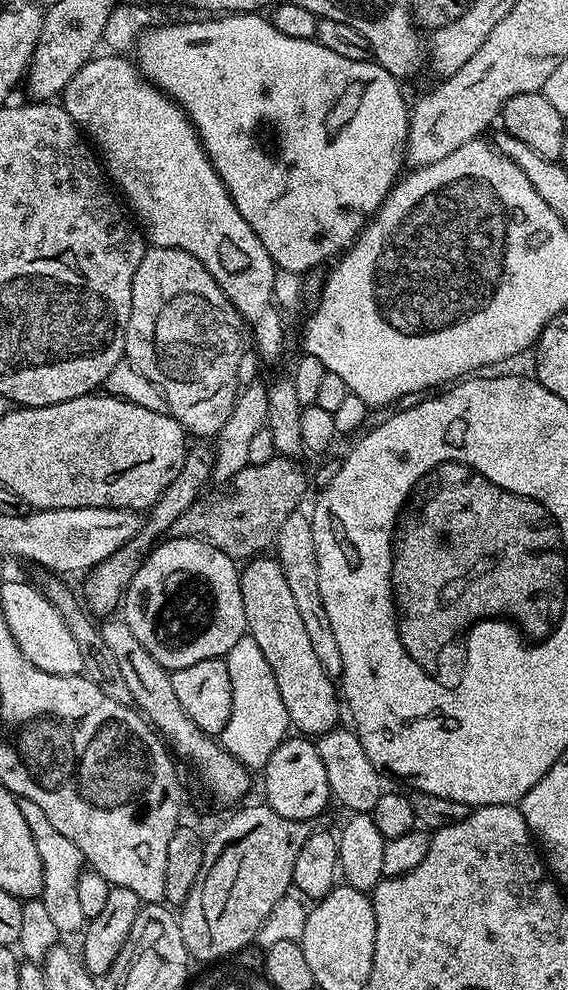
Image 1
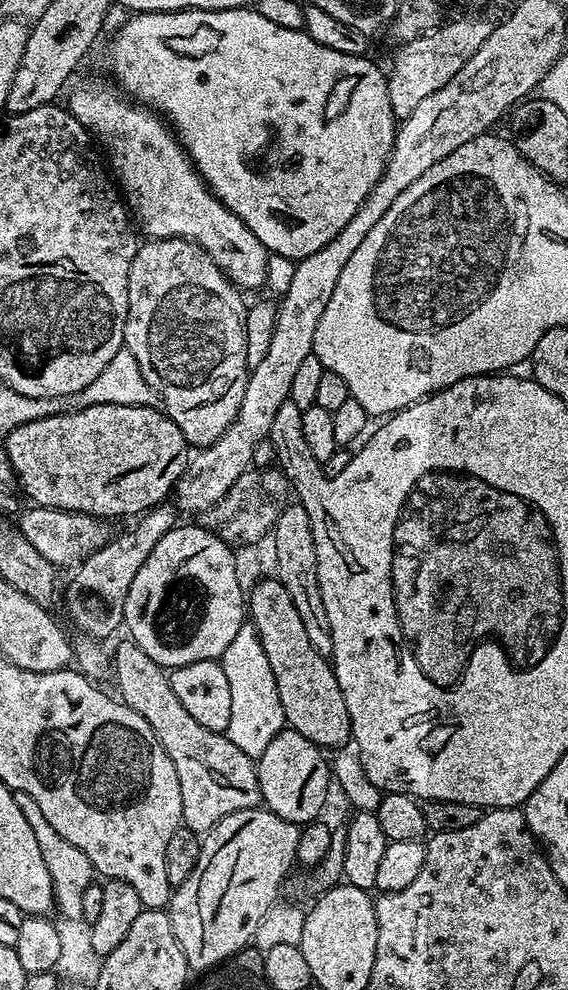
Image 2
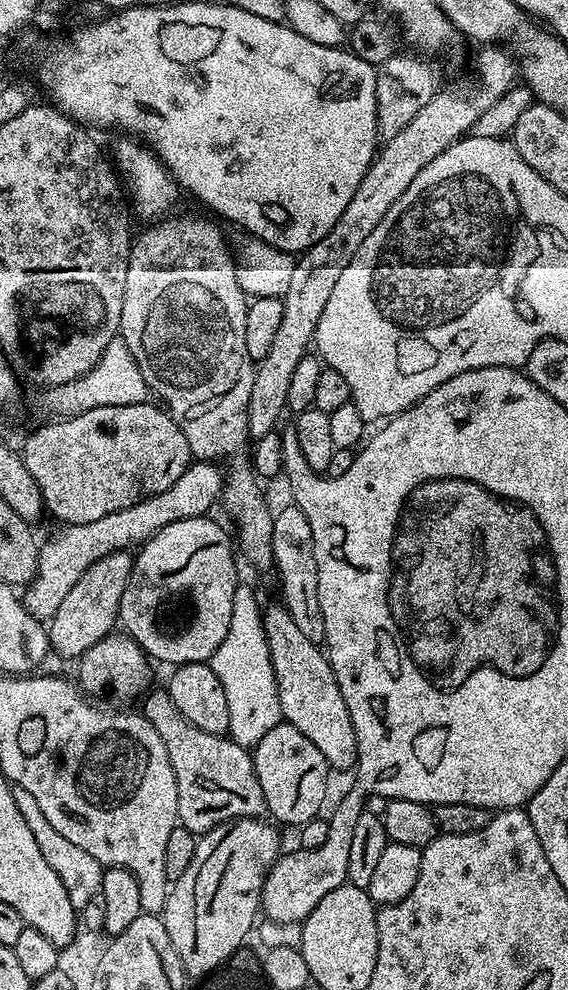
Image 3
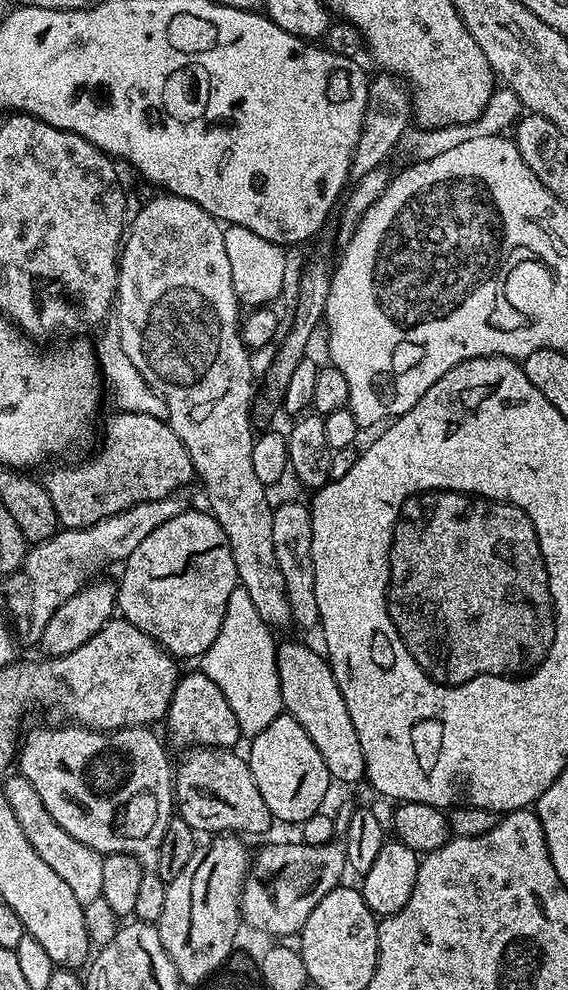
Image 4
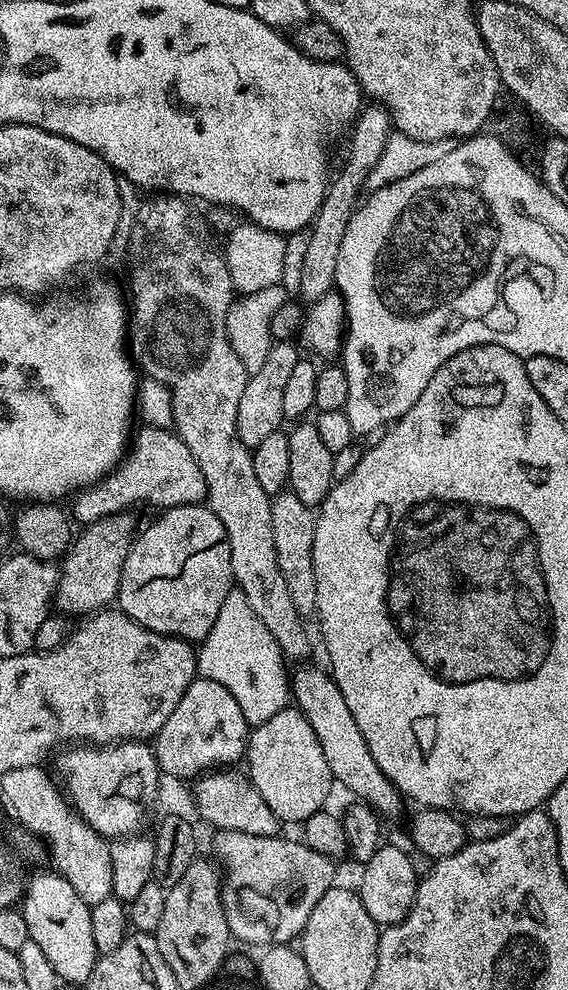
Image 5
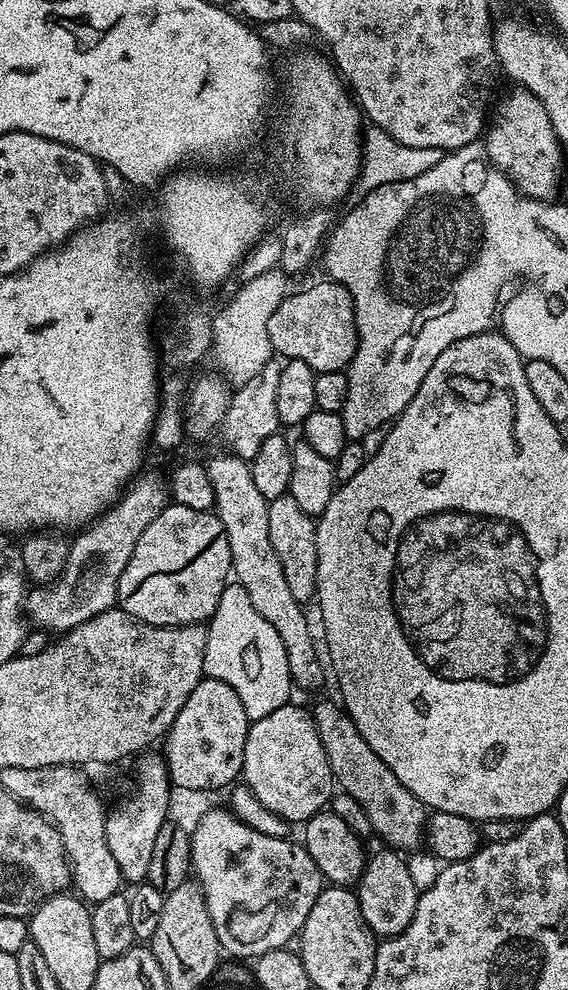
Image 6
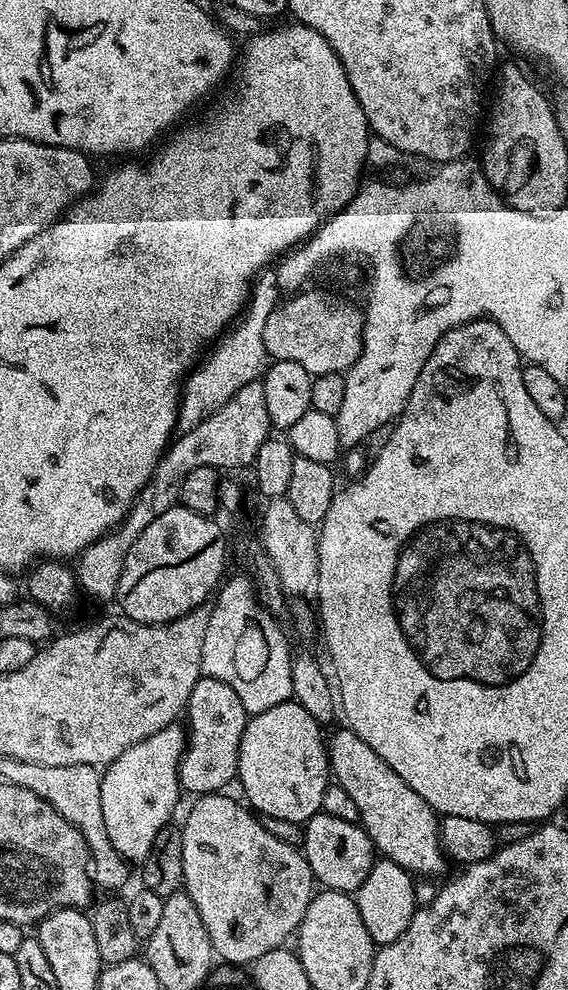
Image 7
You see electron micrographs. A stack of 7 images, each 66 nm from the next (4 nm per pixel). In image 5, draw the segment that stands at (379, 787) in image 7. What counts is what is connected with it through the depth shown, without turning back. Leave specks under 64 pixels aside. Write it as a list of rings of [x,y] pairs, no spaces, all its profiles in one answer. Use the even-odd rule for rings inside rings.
[[[300,666],[297,672],[293,671],[290,676],[290,696],[294,701],[295,707],[300,709],[300,713],[306,718],[306,722],[310,722],[311,728],[314,730],[315,736],[318,738],[318,746],[322,746],[322,754],[326,754],[326,766],[330,766],[332,771],[332,779],[337,785],[340,784],[344,788],[349,788],[353,792],[357,801],[369,804],[372,809],[375,810],[381,817],[387,818],[387,816],[396,816],[400,811],[403,810],[405,801],[402,799],[398,789],[394,786],[394,782],[390,782],[390,778],[386,778],[386,774],[382,774],[382,770],[374,762],[374,754],[370,754],[370,746],[366,746],[366,742],[362,738],[362,734],[358,730],[358,726],[354,722],[354,714],[350,714],[350,706],[346,706],[346,698],[342,698],[342,690],[338,690],[335,680],[332,679],[331,675],[327,671],[324,672],[320,668],[304,668],[308,666]]]

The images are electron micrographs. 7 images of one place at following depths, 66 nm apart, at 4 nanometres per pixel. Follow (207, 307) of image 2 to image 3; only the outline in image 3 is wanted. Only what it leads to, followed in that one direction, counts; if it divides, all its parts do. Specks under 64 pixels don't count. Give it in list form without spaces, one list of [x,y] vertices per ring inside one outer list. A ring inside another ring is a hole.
[[[174,216],[157,219],[147,225],[144,233],[137,235],[132,241],[128,269],[126,270],[126,294],[122,294],[122,322],[118,336],[125,340],[133,355],[134,362],[141,368],[142,378],[147,382],[149,389],[156,392],[165,400],[166,411],[177,426],[186,434],[186,442],[190,446],[193,457],[200,462],[221,462],[227,456],[240,452],[249,443],[248,434],[248,403],[250,402],[250,390],[254,390],[254,378],[256,377],[256,364],[246,350],[245,327],[246,316],[249,308],[249,297],[239,286],[236,273],[237,261],[228,253],[224,245],[224,236],[208,220],[200,216]]]

